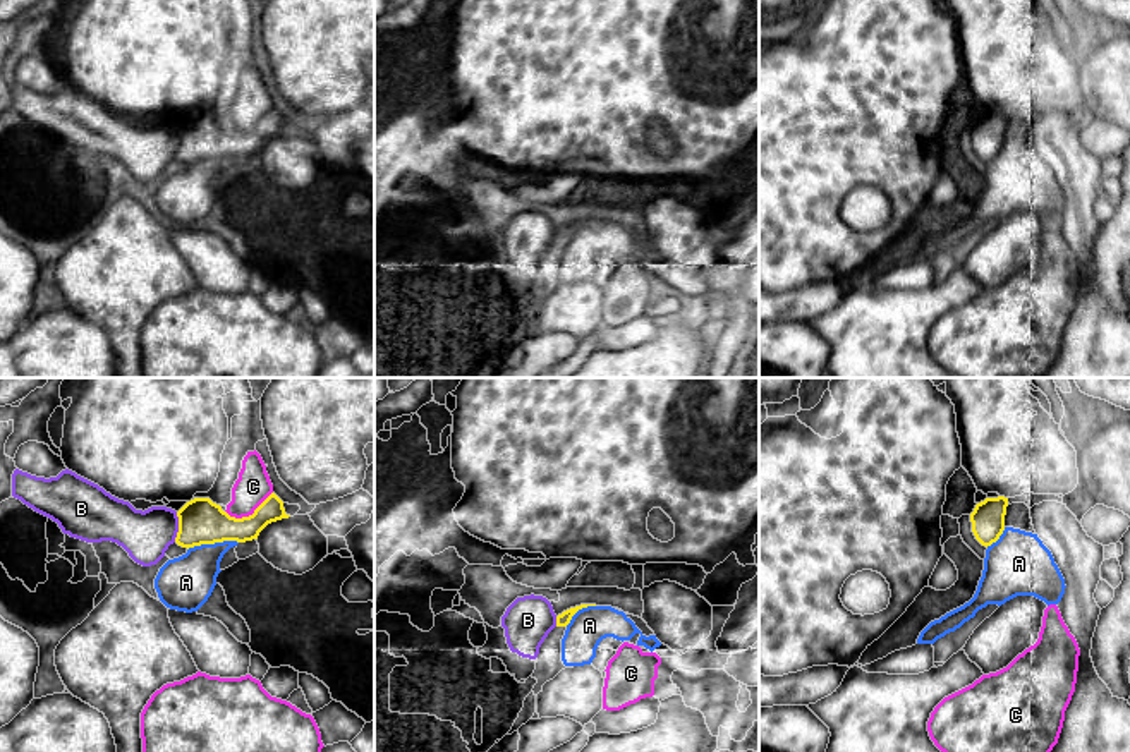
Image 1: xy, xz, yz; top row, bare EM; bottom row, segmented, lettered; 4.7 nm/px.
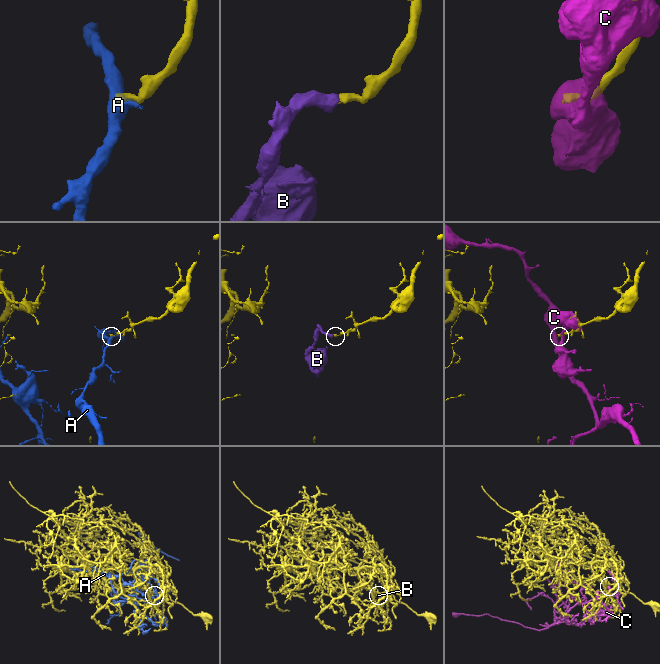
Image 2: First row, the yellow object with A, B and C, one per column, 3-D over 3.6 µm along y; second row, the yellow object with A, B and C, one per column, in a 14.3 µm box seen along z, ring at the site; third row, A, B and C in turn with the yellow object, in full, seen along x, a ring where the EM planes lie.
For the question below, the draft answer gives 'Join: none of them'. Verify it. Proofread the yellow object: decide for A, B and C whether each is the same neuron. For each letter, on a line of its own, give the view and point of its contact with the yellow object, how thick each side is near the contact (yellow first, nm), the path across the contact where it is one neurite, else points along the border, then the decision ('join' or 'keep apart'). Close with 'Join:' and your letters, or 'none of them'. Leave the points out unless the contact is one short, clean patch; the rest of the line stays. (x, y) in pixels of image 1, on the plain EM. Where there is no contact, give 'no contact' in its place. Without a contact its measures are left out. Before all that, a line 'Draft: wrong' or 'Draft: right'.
Draft: right
A: xy (212, 158) | 200/260 nm | along xy (237, 157), (201, 158), (188, 165) | keep apart
B: xy (179, 143) | 200/220 nm | along xy (177, 127), (177, 151), (174, 157) | keep apart
C: xy (249, 131) | 200/160 nm | keep apart
Join: none of them

